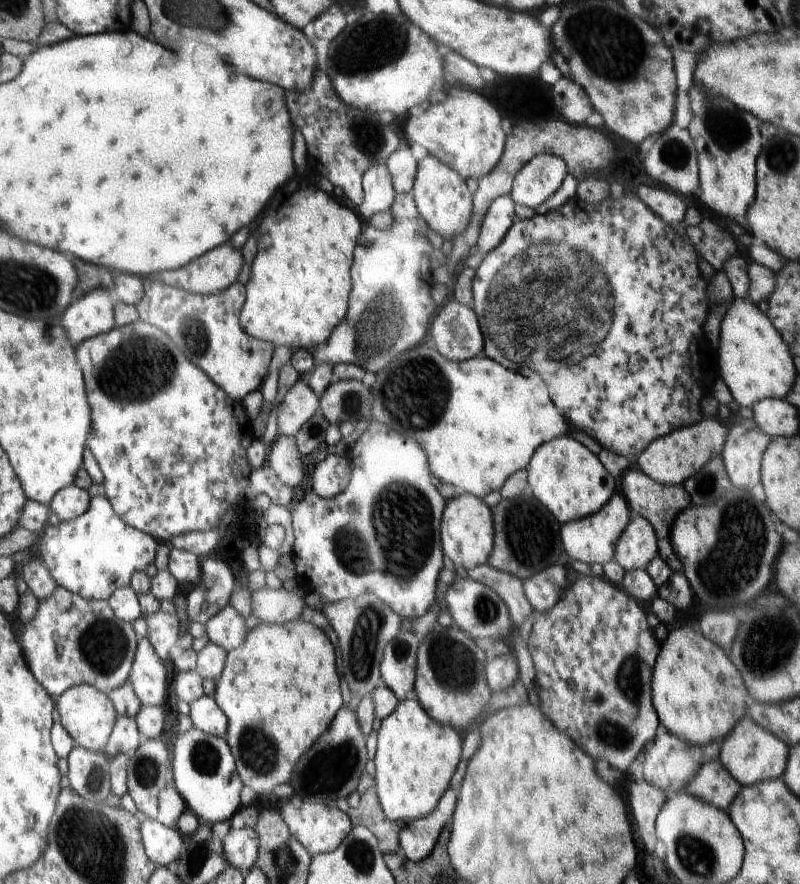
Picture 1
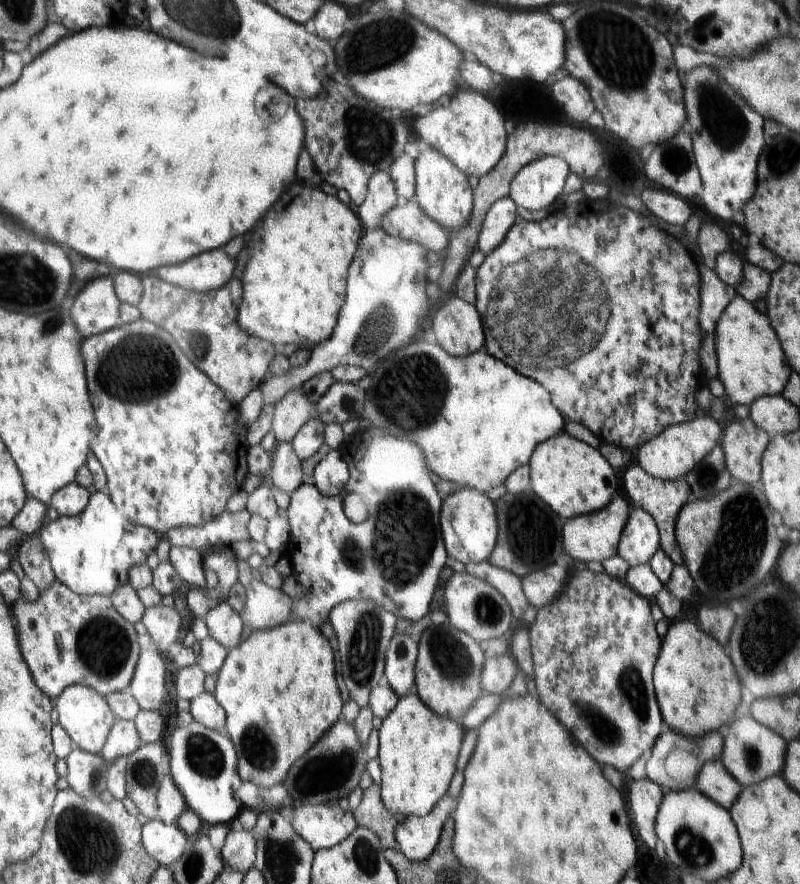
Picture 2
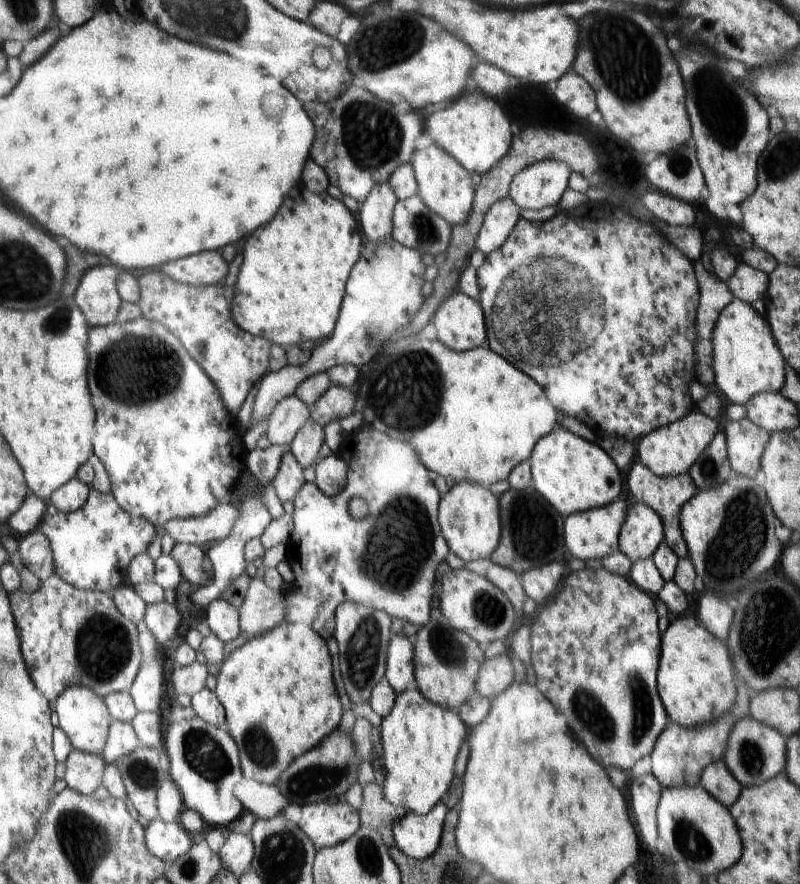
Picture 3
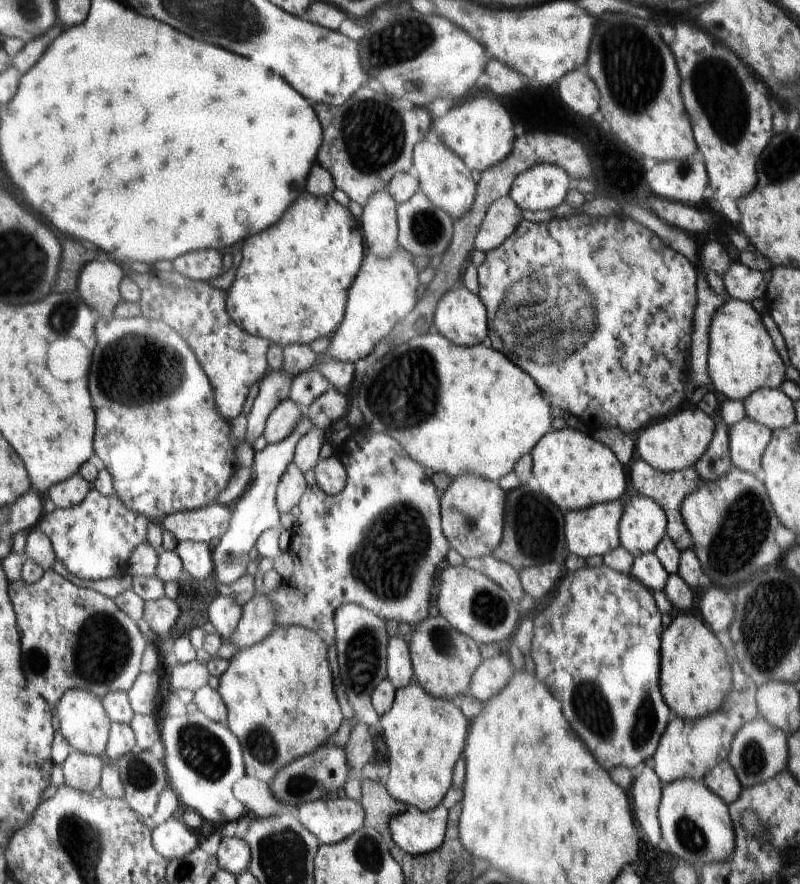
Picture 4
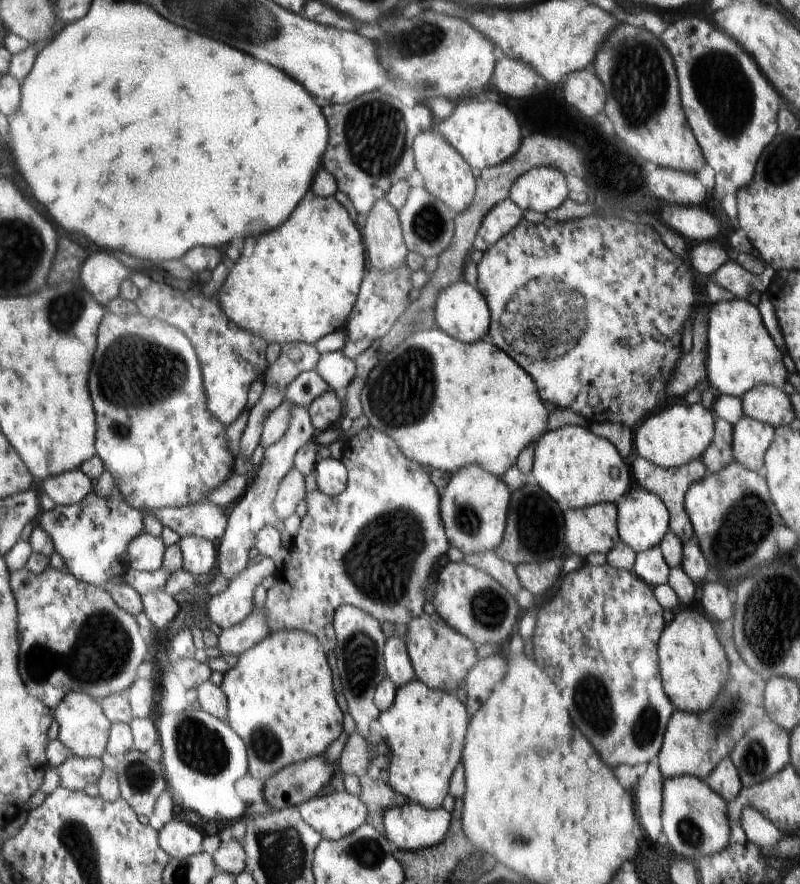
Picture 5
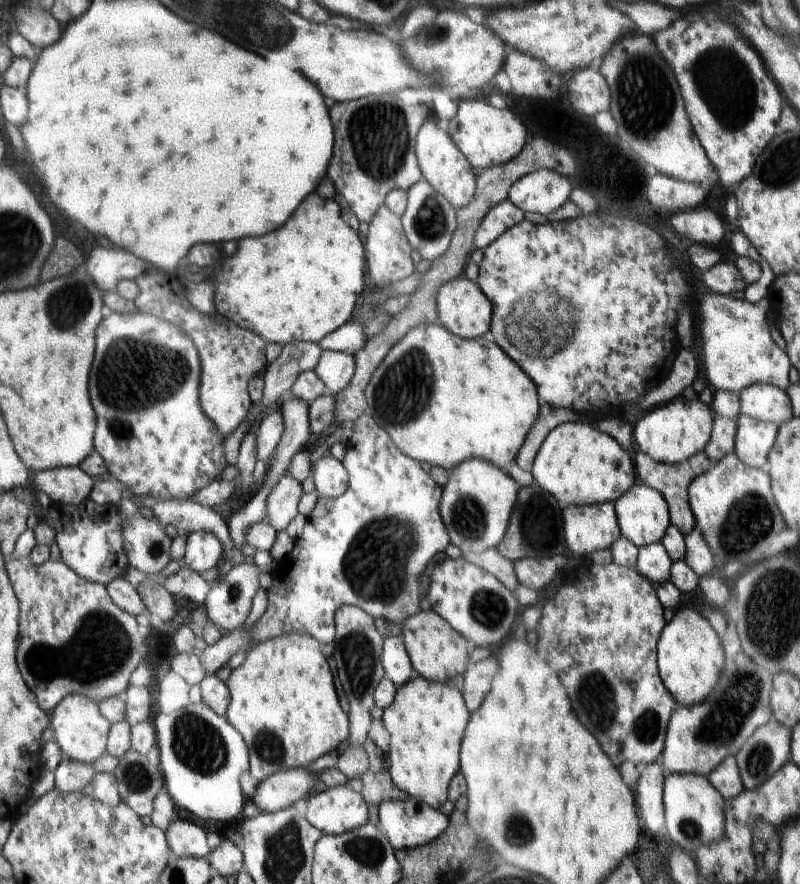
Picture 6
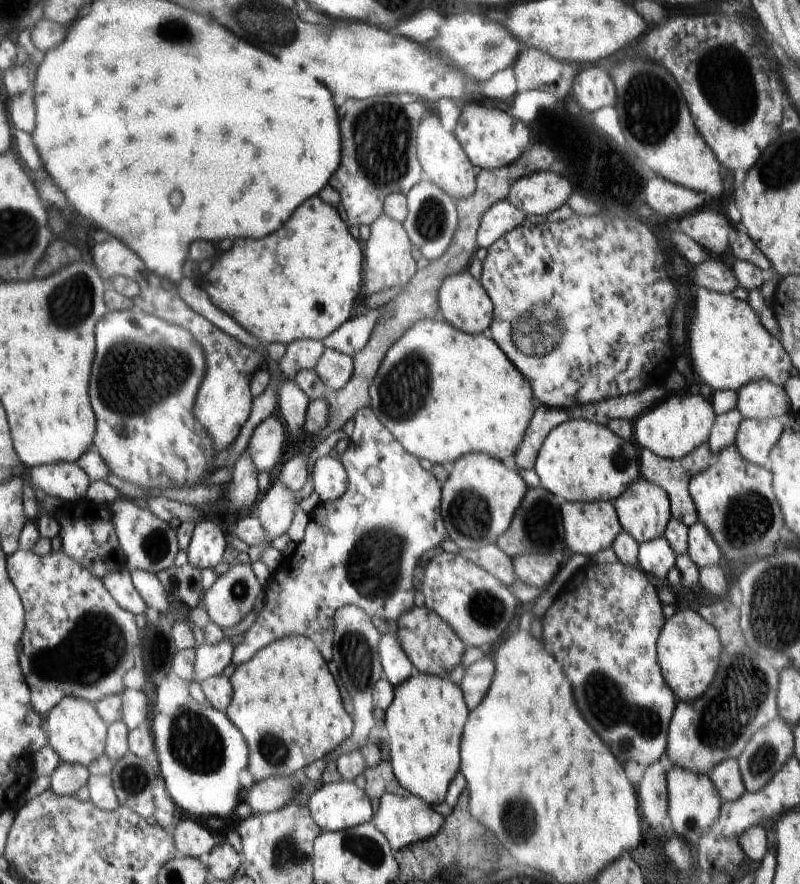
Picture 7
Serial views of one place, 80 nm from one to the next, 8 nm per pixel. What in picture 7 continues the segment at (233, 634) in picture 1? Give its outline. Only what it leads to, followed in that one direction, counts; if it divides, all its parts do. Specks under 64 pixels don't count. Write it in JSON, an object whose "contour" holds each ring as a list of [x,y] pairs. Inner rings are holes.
{"contour":[[[251,563],[230,566],[203,594],[202,606],[222,630],[236,626],[246,616],[260,592]]]}

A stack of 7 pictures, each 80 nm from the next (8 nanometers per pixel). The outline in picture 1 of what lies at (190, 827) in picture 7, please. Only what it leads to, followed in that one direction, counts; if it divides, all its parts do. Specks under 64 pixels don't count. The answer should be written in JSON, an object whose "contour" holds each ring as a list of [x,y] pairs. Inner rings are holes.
{"contour":[[[146,817],[142,822],[142,838],[146,854],[158,867],[167,867],[178,860],[178,852],[183,848],[182,838],[176,829],[164,826],[157,819]]]}

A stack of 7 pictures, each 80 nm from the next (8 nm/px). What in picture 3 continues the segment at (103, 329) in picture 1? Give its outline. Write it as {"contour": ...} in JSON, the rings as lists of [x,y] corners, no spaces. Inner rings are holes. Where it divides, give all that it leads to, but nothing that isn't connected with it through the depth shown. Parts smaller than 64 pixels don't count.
{"contour":[[[106,261],[104,266],[87,269],[76,289],[74,302],[85,314],[90,328],[116,322],[116,314],[123,303],[117,291],[116,269]]]}

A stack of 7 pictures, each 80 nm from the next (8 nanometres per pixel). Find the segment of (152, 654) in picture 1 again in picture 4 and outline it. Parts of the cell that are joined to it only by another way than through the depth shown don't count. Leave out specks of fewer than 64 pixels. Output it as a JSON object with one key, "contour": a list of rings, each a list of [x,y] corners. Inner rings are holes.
{"contour":[[[142,672],[126,694],[134,715],[154,714],[154,700],[159,688],[159,674]]]}

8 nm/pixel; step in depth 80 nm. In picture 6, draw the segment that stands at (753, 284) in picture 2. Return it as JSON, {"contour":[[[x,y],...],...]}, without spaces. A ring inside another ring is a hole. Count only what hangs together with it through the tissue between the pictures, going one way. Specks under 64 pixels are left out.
{"contour":[[[720,261],[710,270],[702,274],[704,284],[716,294],[731,295],[732,292],[742,292],[748,286],[735,264]]]}

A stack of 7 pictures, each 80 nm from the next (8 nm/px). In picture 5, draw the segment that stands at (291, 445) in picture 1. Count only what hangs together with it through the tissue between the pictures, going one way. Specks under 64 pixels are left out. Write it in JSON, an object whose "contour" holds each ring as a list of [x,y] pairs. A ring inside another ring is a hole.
{"contour":[[[292,470],[278,486],[274,498],[274,512],[284,522],[296,512],[296,507],[307,496],[304,477],[298,470]]]}

